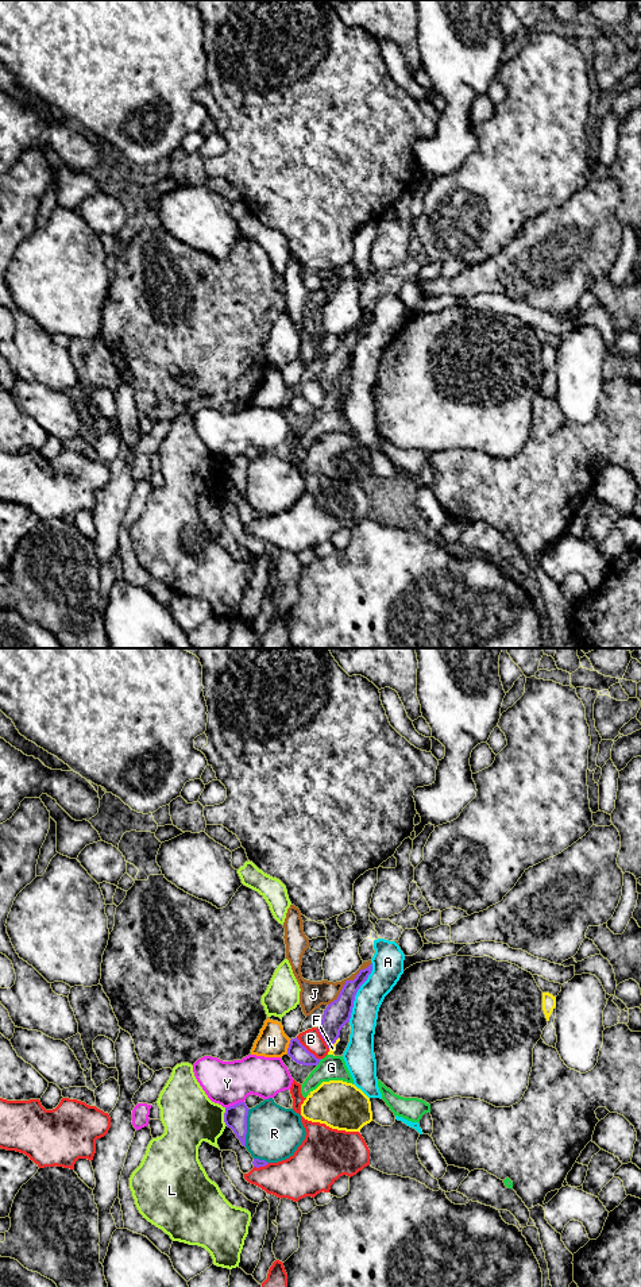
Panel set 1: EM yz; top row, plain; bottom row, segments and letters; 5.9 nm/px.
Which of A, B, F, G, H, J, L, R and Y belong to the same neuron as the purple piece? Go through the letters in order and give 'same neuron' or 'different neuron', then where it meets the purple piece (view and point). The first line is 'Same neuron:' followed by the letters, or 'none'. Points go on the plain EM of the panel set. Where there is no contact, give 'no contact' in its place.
Same neuron: none
A: different neuron | yz (356, 343)
B: different neuron | yz (307, 401)
F: different neuron | yz (333, 395)
G: different neuron | yz (319, 413)
H: different neuron | yz (289, 399)
J: different neuron | yz (347, 332)
L: different neuron | yz (224, 469)
R: different neuron | yz (246, 480)
Y: different neuron | yz (234, 457)

